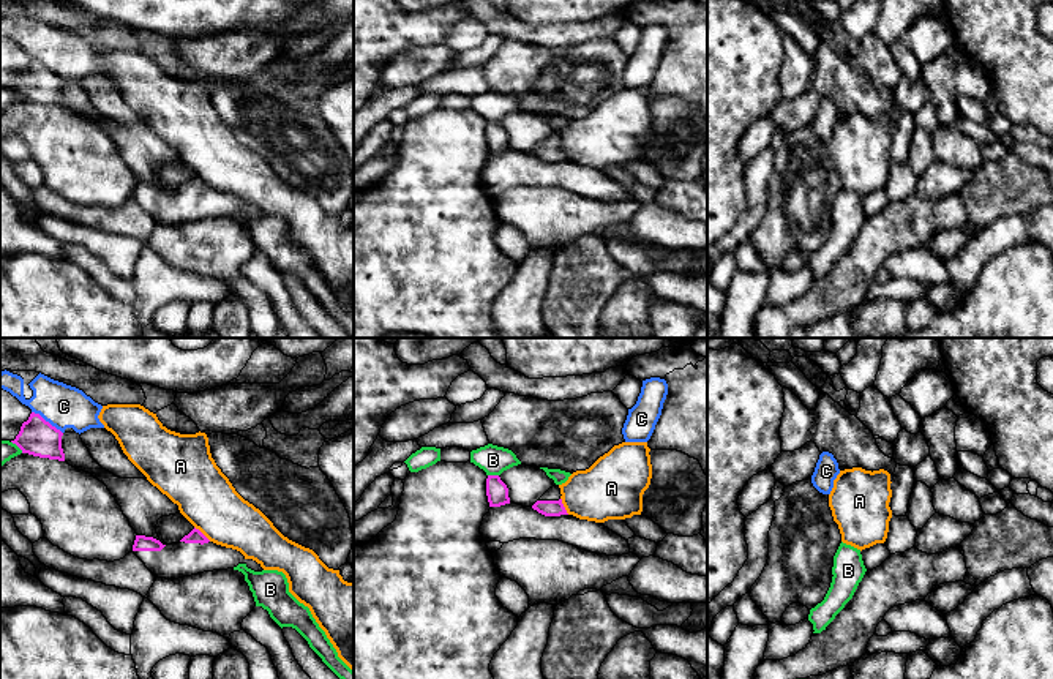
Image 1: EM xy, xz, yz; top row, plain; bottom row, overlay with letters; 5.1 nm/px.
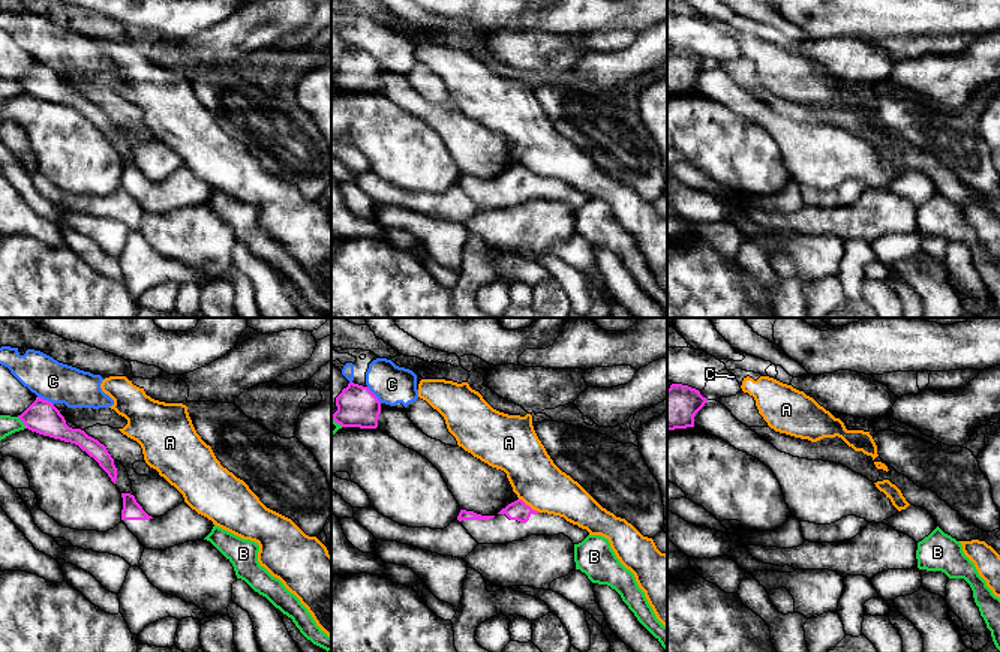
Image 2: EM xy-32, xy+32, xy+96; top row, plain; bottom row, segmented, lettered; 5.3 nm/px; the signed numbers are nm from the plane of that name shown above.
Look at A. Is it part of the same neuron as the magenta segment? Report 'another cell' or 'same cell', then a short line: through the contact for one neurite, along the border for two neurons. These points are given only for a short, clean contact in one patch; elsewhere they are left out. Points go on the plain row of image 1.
another cell | xy (194, 172), (210, 187)

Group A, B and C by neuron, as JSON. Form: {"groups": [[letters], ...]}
{"groups": [["A"], ["B"], ["C"]]}

